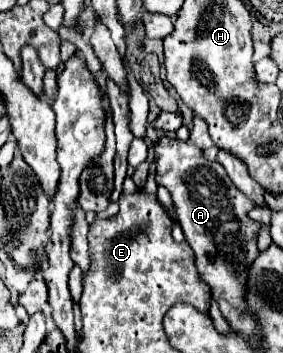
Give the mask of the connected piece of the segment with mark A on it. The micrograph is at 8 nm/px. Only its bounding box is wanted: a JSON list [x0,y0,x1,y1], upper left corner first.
[152,135,260,337]

